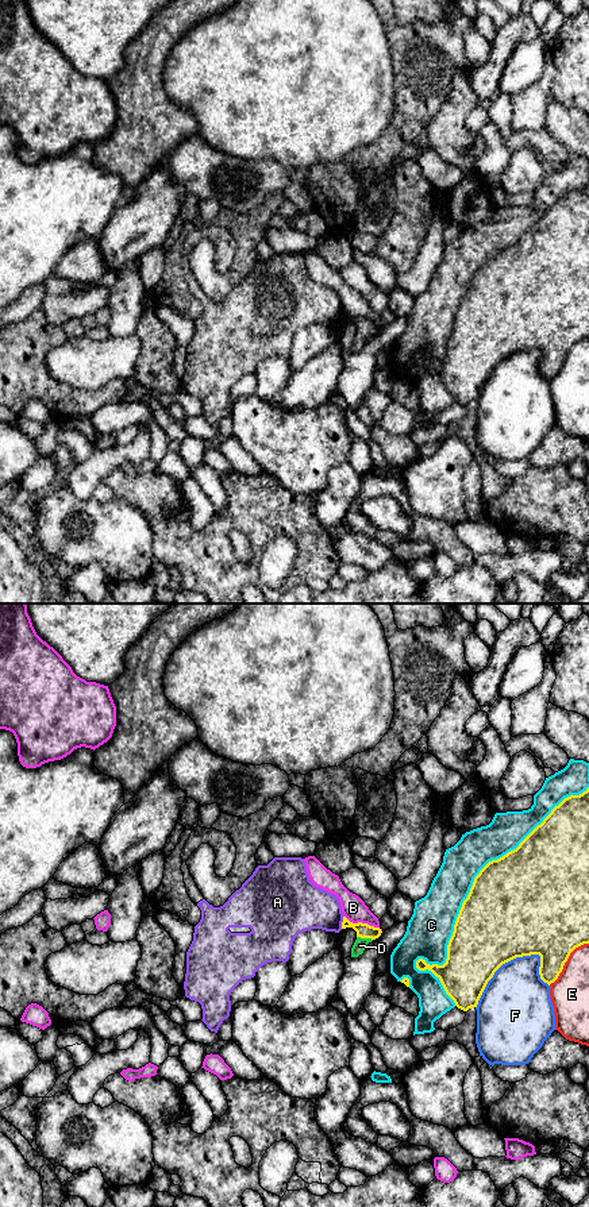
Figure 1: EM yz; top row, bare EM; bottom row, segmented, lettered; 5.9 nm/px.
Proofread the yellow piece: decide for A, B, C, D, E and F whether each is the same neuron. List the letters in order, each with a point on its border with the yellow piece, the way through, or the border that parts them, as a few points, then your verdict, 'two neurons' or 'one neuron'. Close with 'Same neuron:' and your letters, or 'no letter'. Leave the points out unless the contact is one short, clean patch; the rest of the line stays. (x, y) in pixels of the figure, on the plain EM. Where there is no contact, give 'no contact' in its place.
A: yz (342, 317) | two neurons
B: yz (364, 319) | two neurons
C: yz (464, 297) | two neurons
D: yz (365, 332) | across yz (364, 326), (365, 332), (360, 340) | one neuron
E: yz (566, 355) | two neurons
F: yz (500, 361) | two neurons
Same neuron: D

